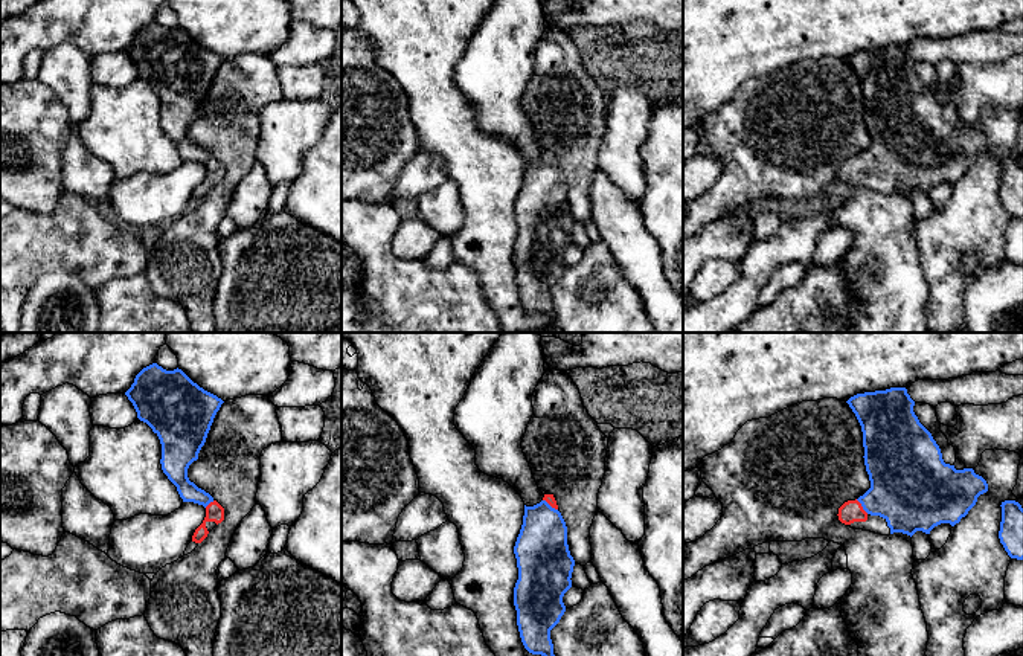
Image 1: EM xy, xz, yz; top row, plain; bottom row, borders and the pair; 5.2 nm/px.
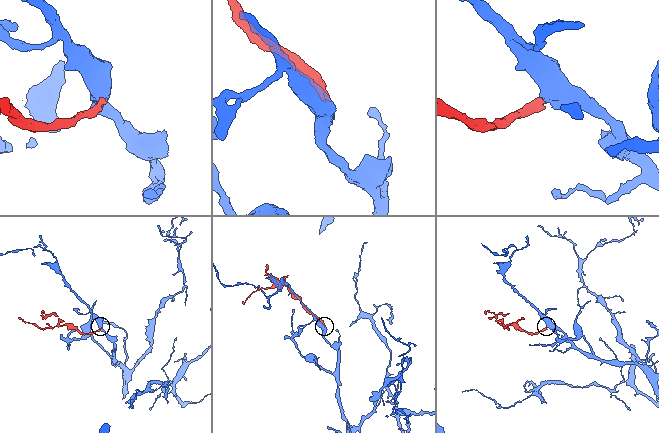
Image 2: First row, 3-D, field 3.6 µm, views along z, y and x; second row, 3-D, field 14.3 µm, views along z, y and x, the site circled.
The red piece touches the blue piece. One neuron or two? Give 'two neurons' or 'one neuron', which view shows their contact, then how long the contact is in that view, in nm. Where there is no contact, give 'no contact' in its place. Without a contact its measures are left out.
one neuron; meets red in yz; contact 100 nm long

